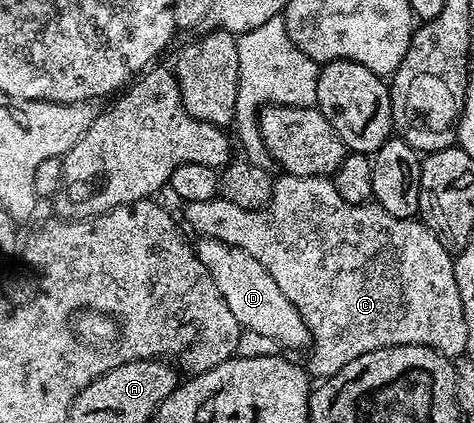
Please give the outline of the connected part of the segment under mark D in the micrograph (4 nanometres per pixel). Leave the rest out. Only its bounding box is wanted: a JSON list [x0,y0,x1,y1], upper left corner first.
[197,238,312,351]

